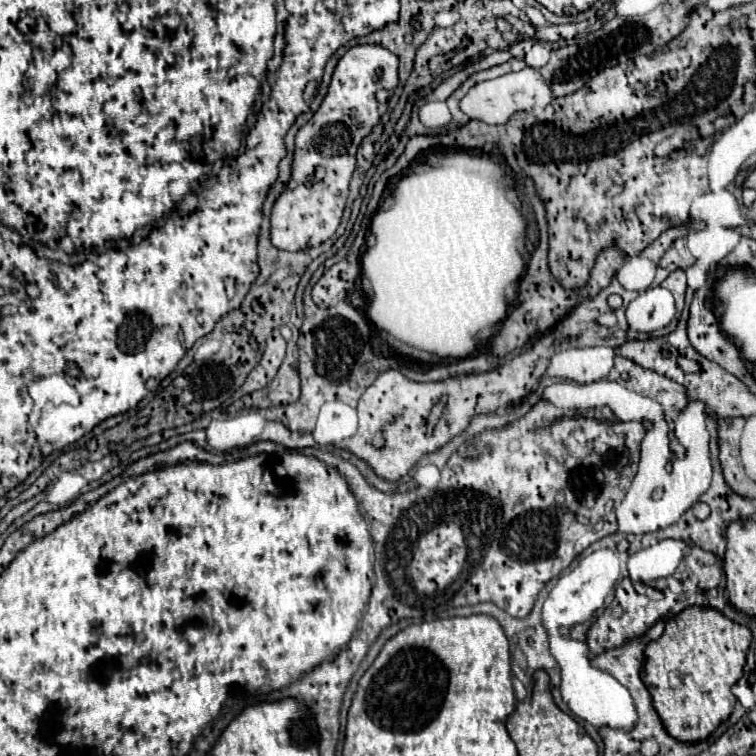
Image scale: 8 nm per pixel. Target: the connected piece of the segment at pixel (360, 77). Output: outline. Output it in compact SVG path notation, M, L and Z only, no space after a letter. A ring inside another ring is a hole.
M354 46L340 58L322 106L296 134L292 178L272 208L270 236L278 250L296 252L320 246L340 226L356 166L356 150L388 110L388 98L398 86L398 66L398 56L382 46ZM378 98L384 98L384 110ZM340 156L348 156L348 160L340 160ZM316 166L324 166L326 176L310 184Z

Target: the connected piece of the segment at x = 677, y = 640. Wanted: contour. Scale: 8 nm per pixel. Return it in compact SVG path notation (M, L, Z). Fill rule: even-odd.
M690 606L666 620L662 636L644 650L644 684L672 738L698 742L708 738L714 728L730 716L736 702L730 688L742 676L750 642L752 632L746 626L732 622L714 608ZM672 674L680 678L680 684L670 682Z

